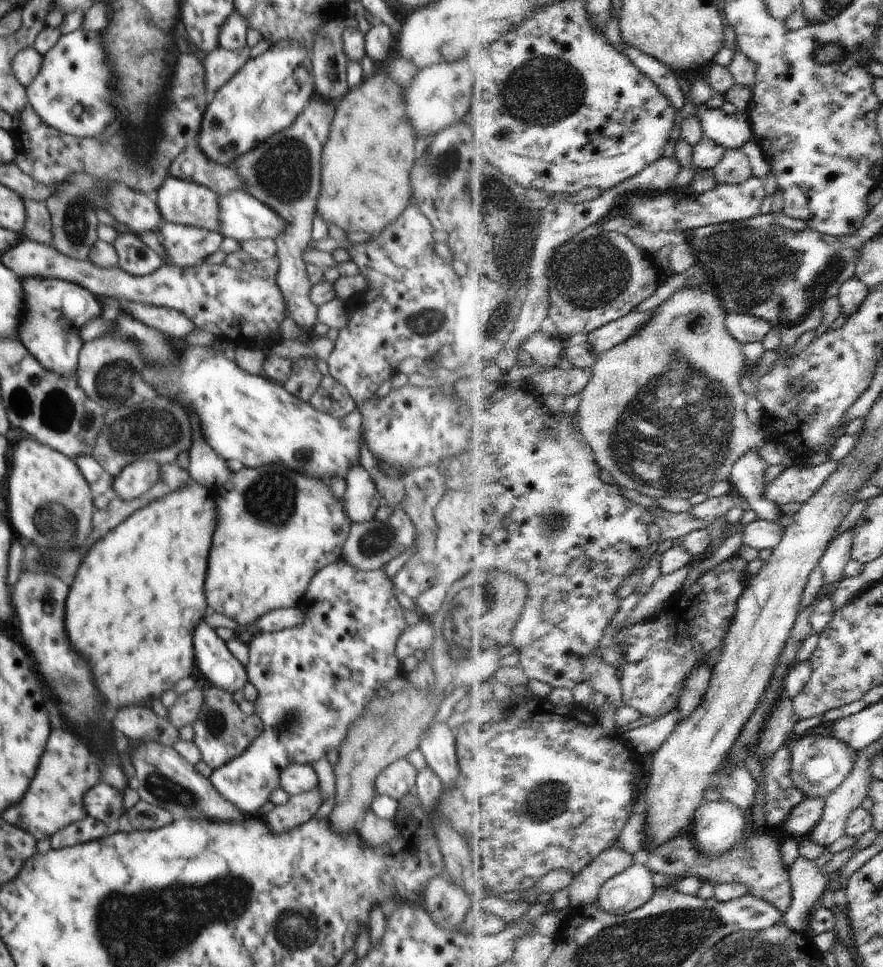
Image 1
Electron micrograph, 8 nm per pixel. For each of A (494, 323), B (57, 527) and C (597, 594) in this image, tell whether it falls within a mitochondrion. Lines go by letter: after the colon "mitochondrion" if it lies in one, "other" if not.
A: mitochondrion
B: mitochondrion
C: other

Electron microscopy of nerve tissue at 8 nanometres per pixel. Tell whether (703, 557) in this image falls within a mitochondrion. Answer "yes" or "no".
no

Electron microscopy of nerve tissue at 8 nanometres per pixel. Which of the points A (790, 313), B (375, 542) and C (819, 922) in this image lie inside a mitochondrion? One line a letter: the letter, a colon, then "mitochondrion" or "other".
A: mitochondrion
B: mitochondrion
C: other

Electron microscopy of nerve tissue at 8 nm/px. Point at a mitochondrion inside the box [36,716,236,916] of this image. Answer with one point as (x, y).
(159, 786)

